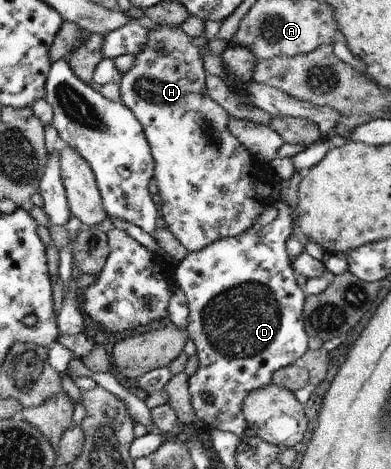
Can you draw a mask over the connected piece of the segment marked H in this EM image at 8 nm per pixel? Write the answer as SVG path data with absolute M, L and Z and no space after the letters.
M156 25L149 30L148 40L145 42L142 50L135 54L135 62L133 67L121 76L119 83L121 103L126 105L138 119L138 122L144 129L147 141L149 142L151 153L155 162L154 178L158 180L158 190L160 195L160 219L159 222L170 229L170 232L189 250L190 253L198 252L202 247L205 247L208 243L214 242L216 239L222 237L231 237L239 235L244 232L248 227L252 226L252 223L258 218L258 215L262 212L264 204L273 202L262 198L255 194L252 189L253 182L258 181L258 178L262 178L262 182L267 180L270 182L271 174L264 170L262 161L252 156L251 152L228 130L227 124L230 116L226 111L217 104L208 95L205 85L205 68L203 67L203 50L208 44L210 39L206 35L190 36L180 28L173 30L172 27Z

